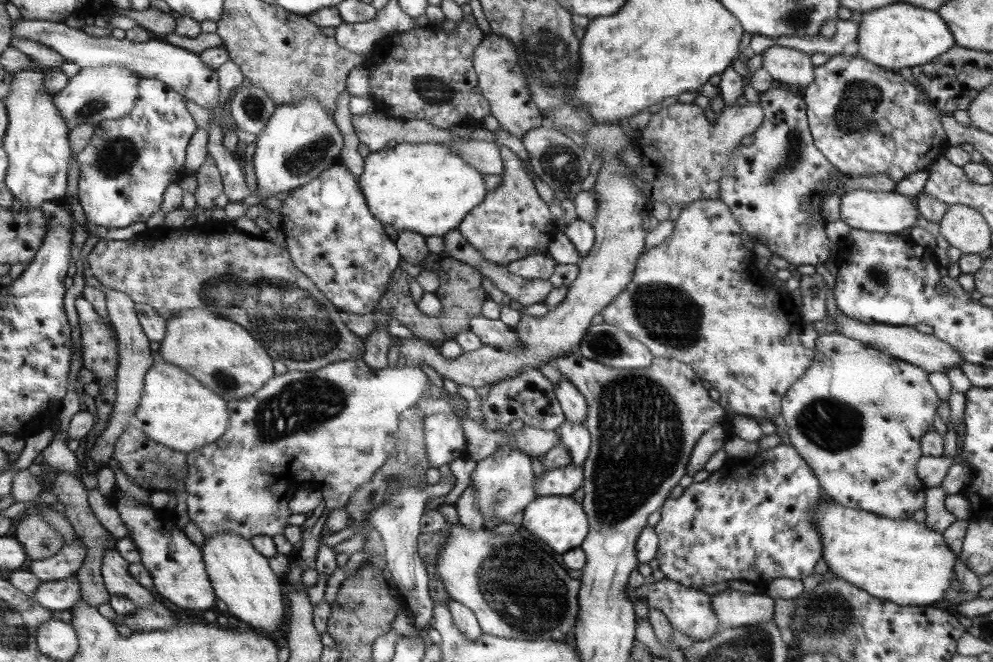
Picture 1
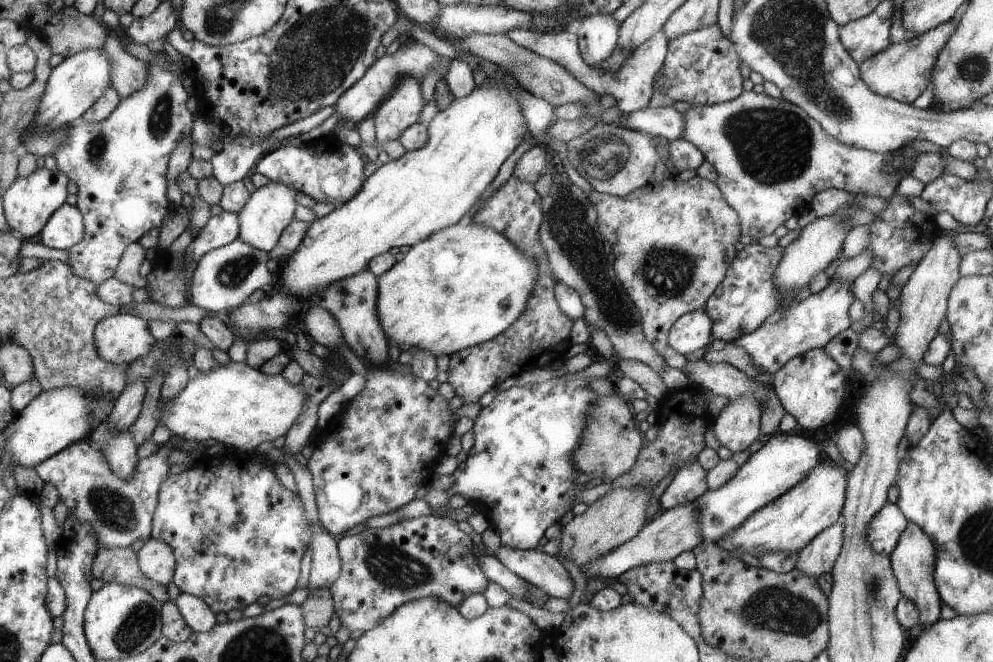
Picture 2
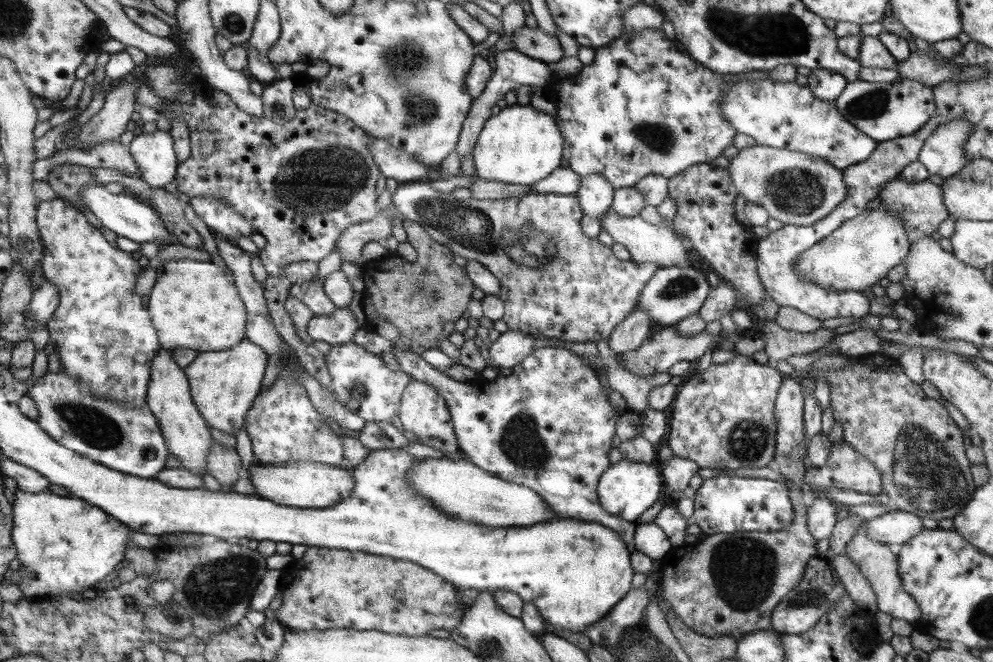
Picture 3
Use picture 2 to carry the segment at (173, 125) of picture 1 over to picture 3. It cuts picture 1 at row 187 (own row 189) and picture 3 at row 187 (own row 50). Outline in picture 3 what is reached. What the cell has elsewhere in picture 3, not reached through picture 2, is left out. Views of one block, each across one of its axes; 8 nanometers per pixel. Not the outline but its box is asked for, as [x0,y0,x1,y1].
[128,130,178,189]

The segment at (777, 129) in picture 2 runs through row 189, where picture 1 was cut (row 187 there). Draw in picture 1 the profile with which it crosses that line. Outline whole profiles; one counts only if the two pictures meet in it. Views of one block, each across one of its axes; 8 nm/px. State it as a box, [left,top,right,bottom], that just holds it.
[718,87,896,266]

